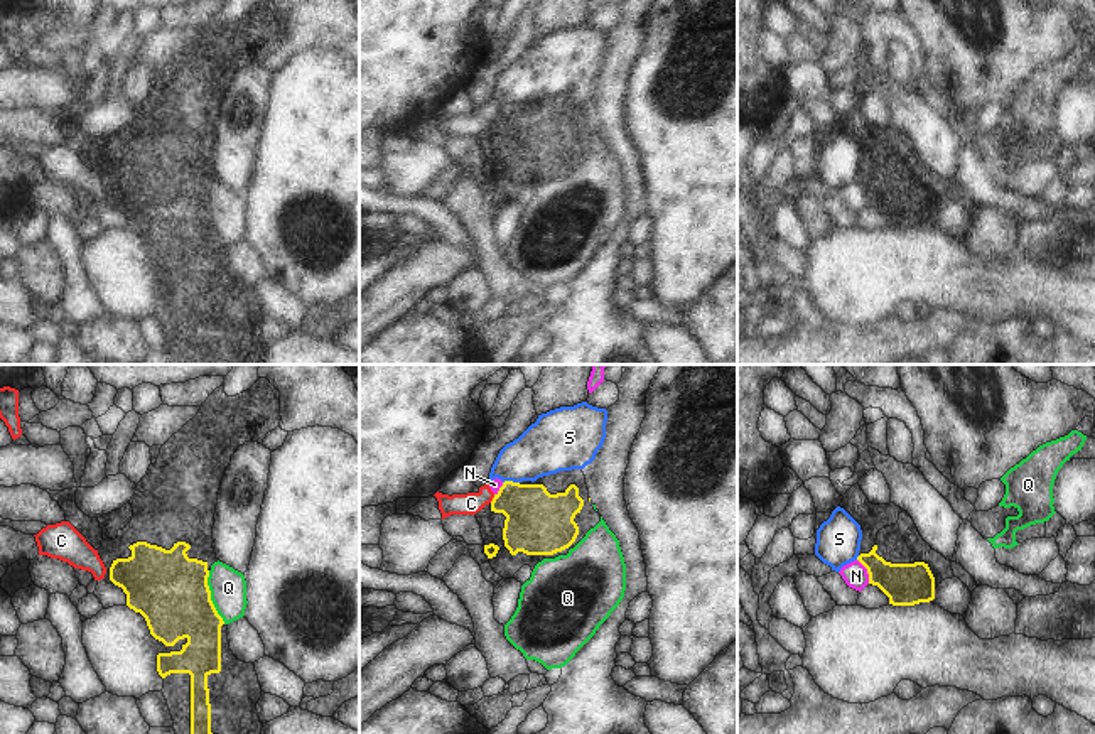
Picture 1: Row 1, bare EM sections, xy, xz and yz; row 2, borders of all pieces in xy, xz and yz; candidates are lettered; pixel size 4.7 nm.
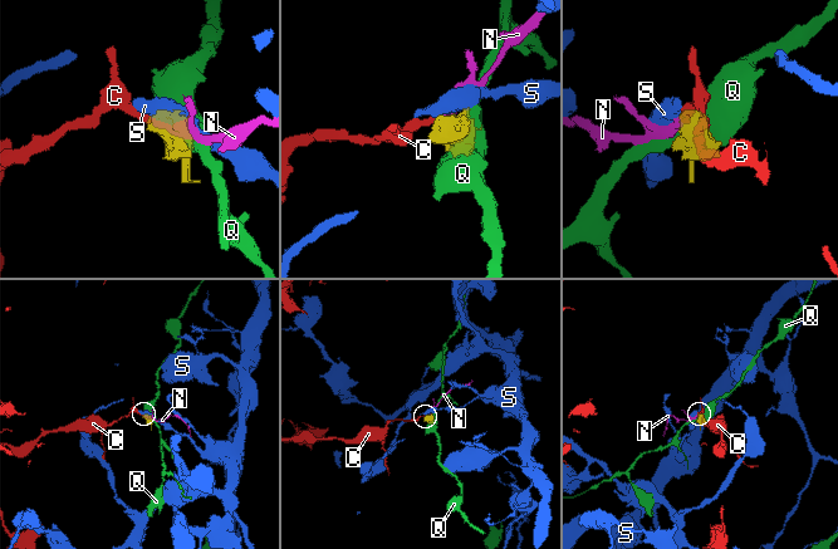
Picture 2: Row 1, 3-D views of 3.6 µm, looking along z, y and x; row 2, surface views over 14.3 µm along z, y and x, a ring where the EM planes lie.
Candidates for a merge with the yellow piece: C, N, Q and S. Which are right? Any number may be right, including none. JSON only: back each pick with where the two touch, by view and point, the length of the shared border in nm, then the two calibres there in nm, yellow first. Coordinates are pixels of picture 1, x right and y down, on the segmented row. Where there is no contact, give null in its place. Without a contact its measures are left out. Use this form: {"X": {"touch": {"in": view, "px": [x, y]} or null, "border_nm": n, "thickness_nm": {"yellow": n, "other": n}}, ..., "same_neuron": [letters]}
{"Q": {"touch": {"in": "xy", "px": [210, 598]}, "border_nm": 260, "thickness_nm": {"yellow": 360, "other": 180}}, "same_neuron": ["Q"]}

